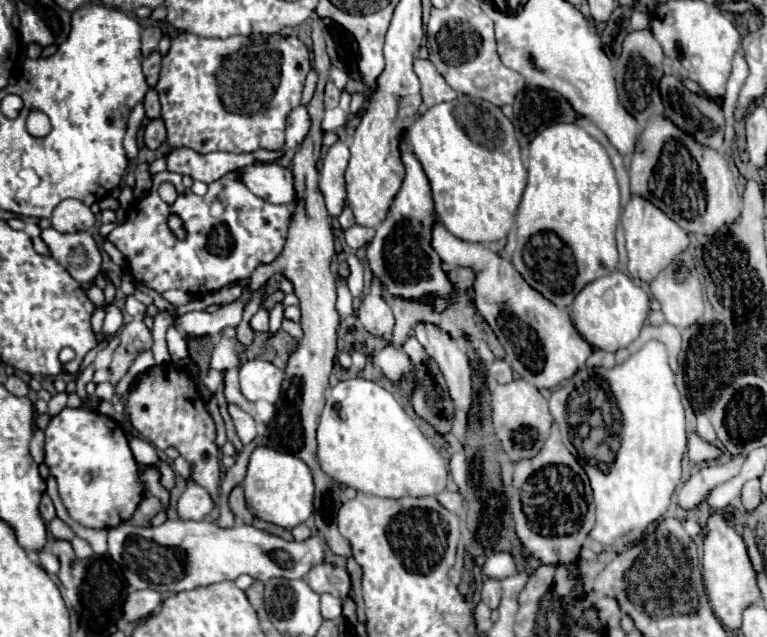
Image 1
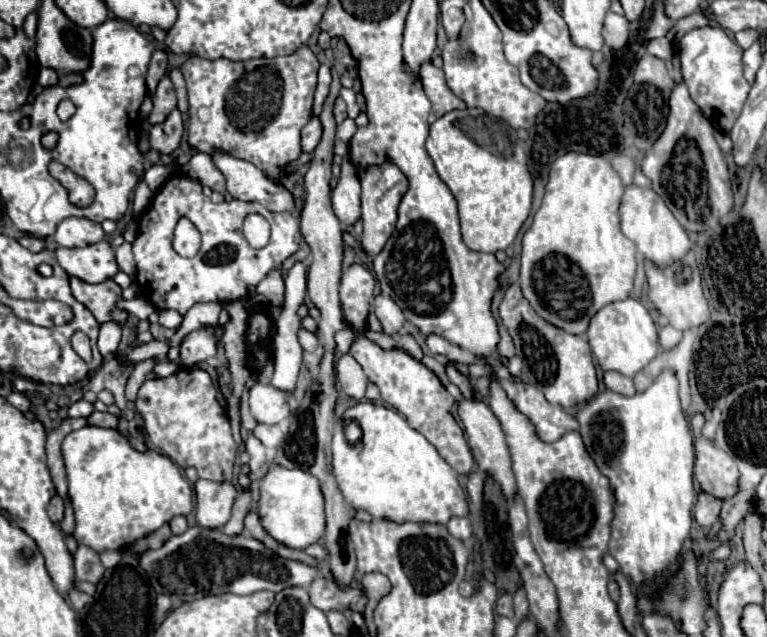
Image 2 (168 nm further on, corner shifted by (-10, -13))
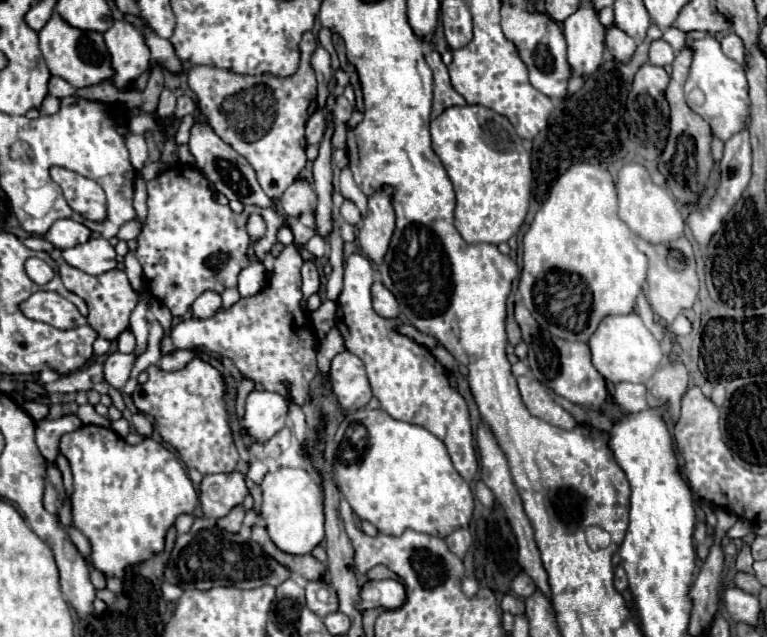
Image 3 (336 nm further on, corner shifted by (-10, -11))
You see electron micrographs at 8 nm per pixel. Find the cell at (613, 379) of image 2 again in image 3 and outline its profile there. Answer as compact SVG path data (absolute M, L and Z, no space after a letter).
M622 382L616 384L616 392L614 398L618 402L618 406L624 412L638 412L638 410L646 410L646 386L644 384L630 384L630 382Z

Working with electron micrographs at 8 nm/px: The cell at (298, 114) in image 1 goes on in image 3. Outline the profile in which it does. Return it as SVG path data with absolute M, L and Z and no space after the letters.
M322 110L314 112L306 124L306 140L308 144L320 144L322 136L324 136L324 128L326 128L326 116Z

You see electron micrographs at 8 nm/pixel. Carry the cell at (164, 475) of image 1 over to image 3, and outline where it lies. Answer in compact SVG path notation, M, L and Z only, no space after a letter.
M82 426L70 434L64 434L60 440L60 452L68 458L74 474L74 492L72 492L72 518L74 526L84 532L92 544L90 562L106 578L114 576L124 580L126 568L146 562L154 554L164 550L166 530L174 524L178 514L192 514L198 504L198 494L192 488L192 482L178 460L176 452L164 448L152 438L144 438L140 444L130 446L116 432L102 426Z

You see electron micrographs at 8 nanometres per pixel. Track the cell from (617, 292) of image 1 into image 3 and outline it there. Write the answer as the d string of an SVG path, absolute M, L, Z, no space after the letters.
M638 314L626 316L606 316L594 336L590 338L592 350L592 364L604 376L604 380L618 384L618 382L642 382L646 384L654 372L660 368L662 348L652 336L652 332L644 326Z

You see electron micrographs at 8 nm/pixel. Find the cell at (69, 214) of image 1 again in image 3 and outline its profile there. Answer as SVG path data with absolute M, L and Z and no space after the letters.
M64 218L64 220L54 222L50 226L50 230L44 234L44 238L48 242L52 242L56 248L66 250L66 248L72 248L72 246L86 242L90 238L90 230L80 222Z

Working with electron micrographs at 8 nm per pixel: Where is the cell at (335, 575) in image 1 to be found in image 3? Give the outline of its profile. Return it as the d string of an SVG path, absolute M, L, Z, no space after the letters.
M324 580L308 582L306 584L306 606L314 614L318 614L320 618L336 612L338 610L338 598L336 598L334 588Z

